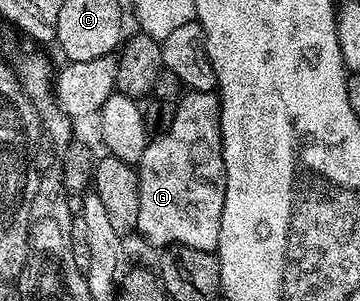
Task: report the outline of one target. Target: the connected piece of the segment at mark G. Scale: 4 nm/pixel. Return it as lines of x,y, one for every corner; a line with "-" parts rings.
186,91
176,101
175,122
167,134
152,137
143,150
143,158
135,166
139,182
139,222
137,232
157,250
170,244
191,246
195,250
216,253
219,246
219,226
223,222
225,197
225,163
221,149
221,101
216,91

